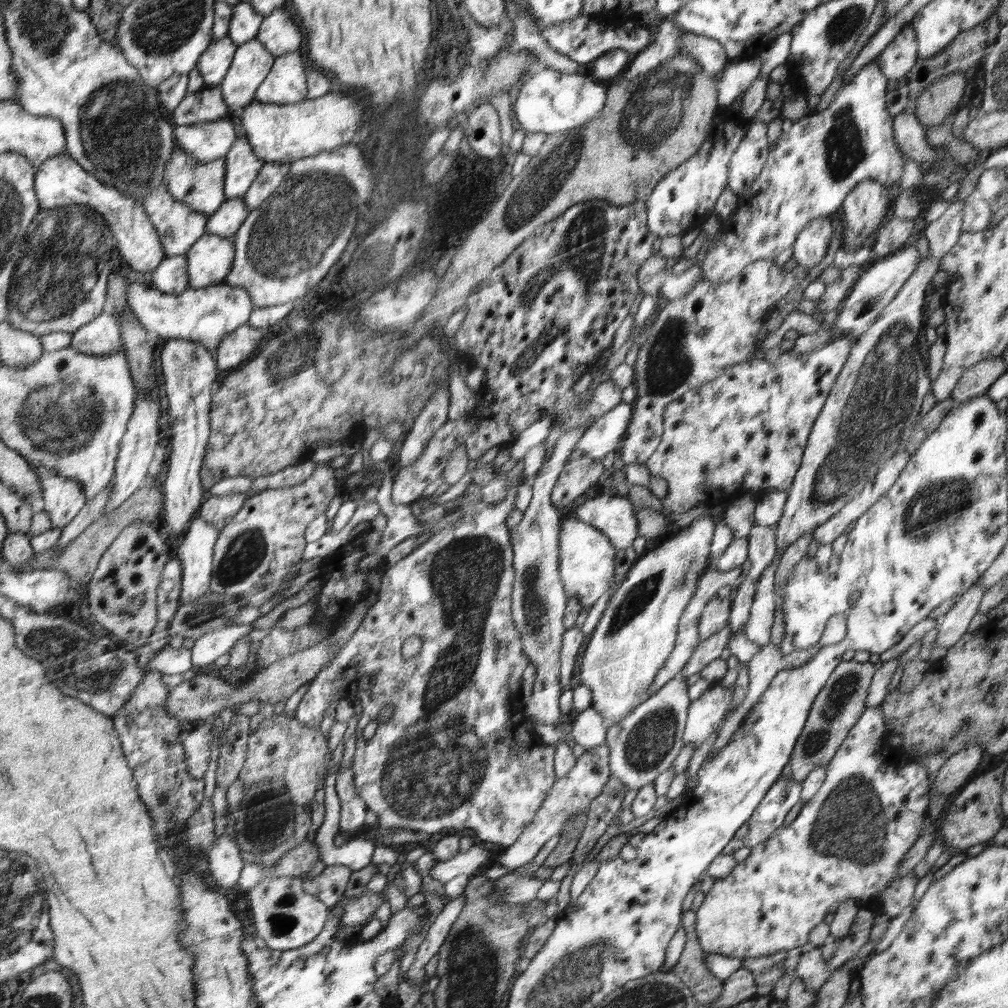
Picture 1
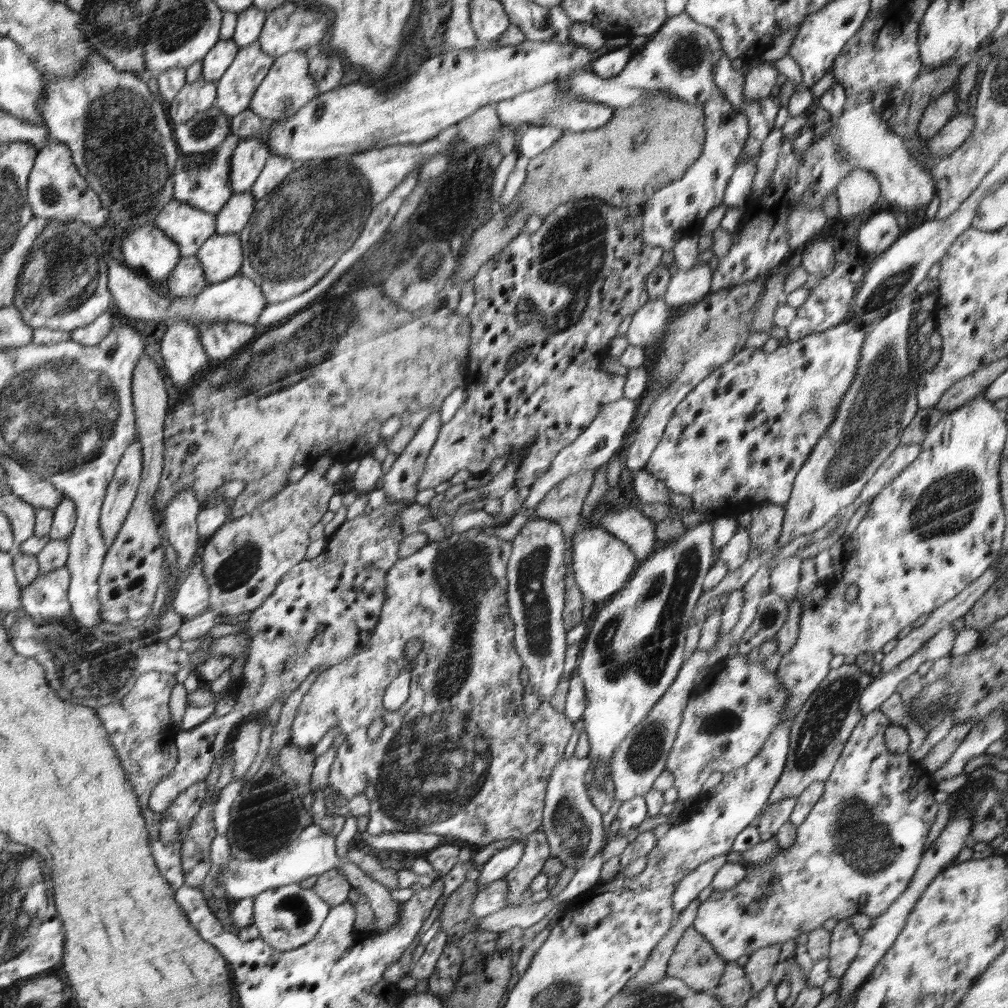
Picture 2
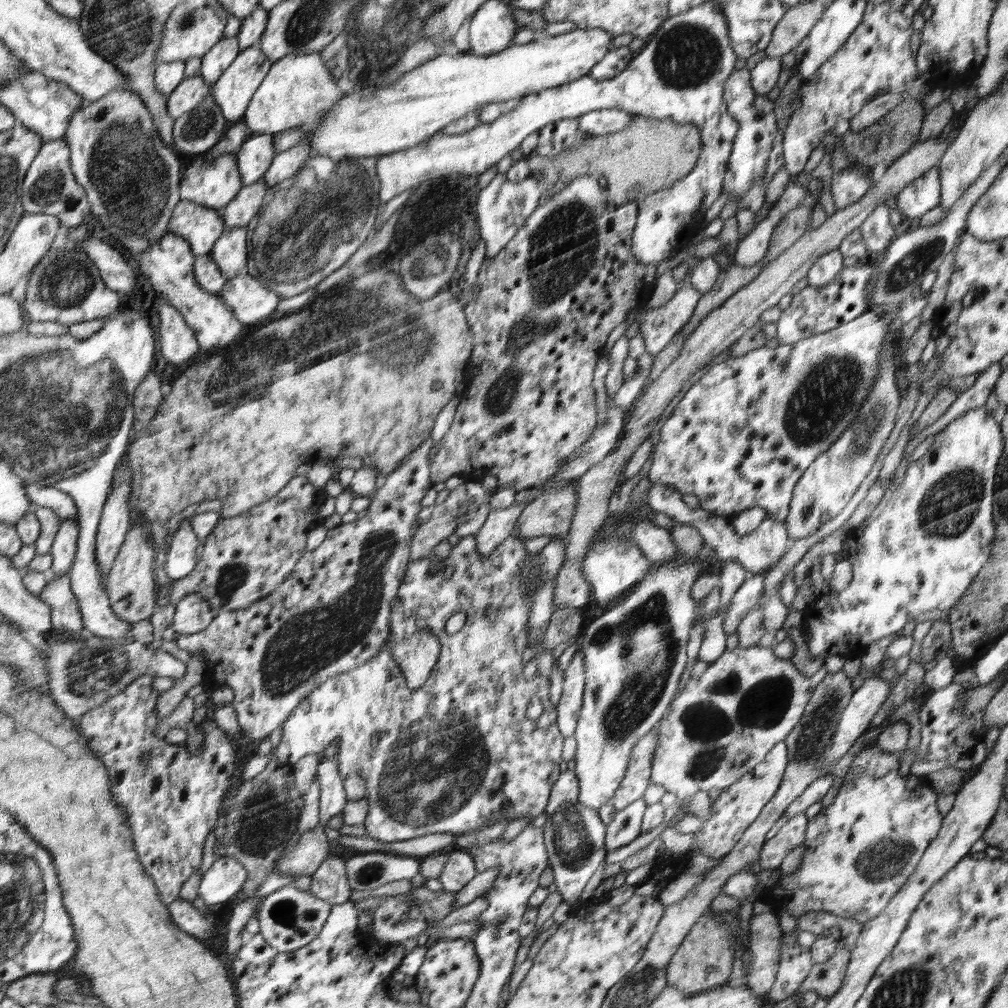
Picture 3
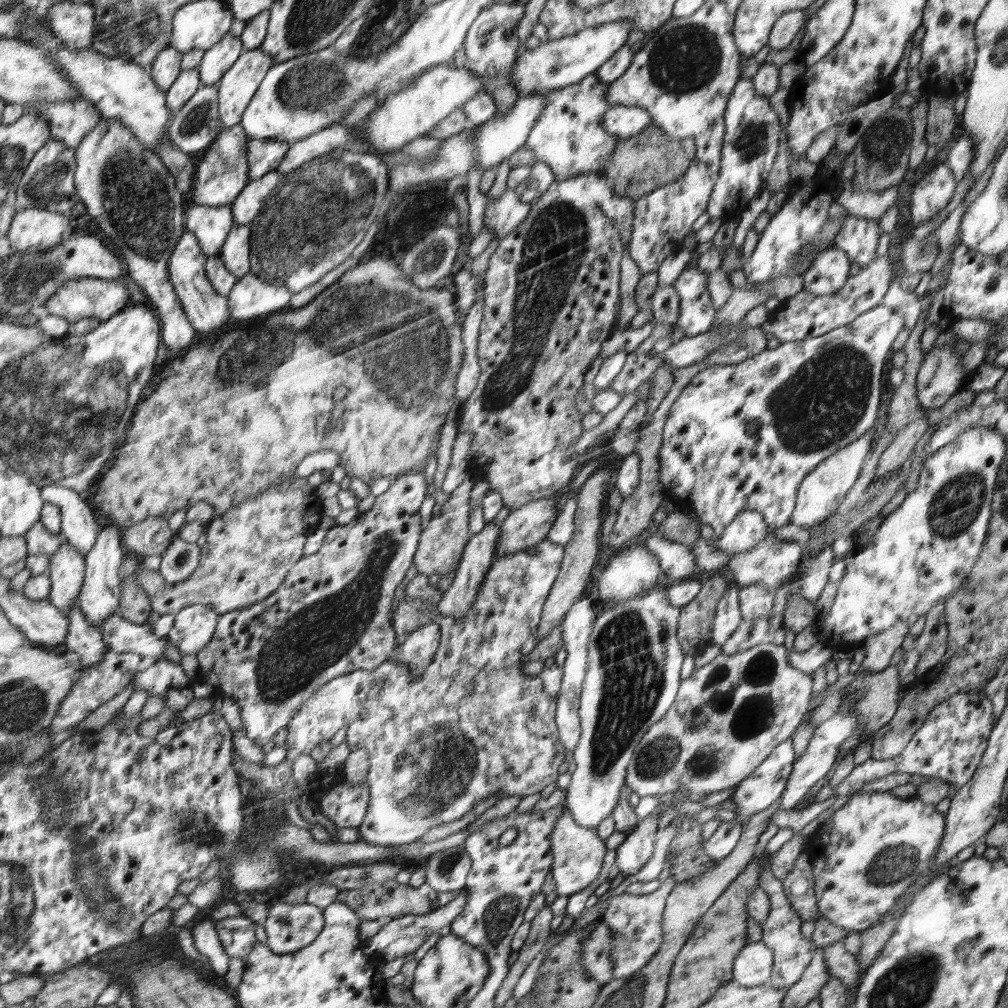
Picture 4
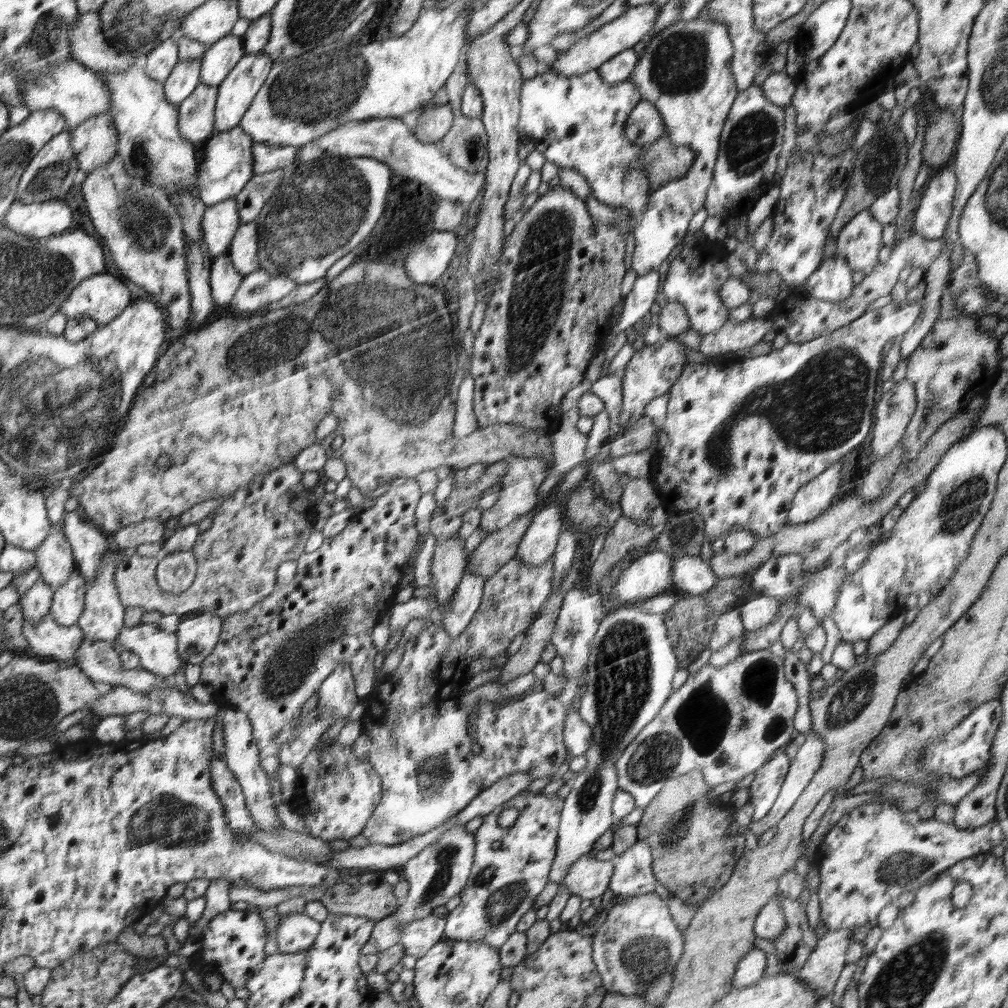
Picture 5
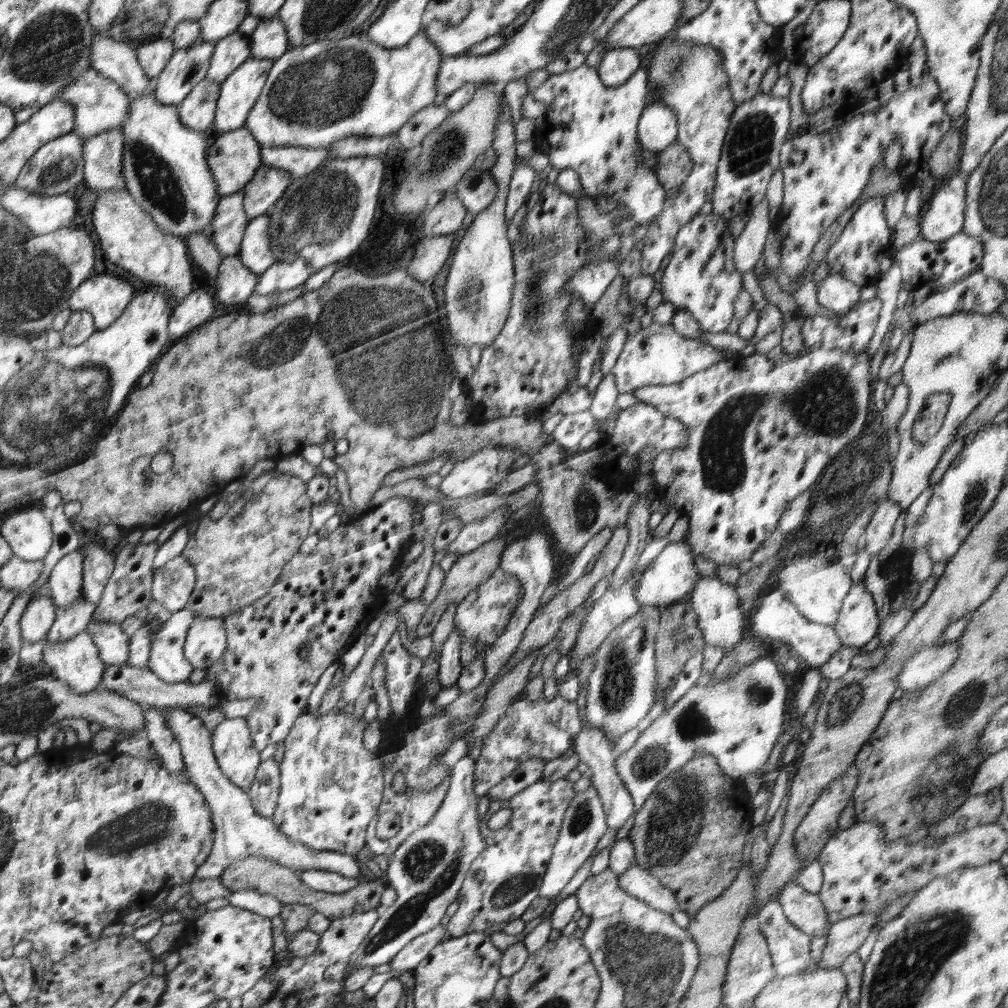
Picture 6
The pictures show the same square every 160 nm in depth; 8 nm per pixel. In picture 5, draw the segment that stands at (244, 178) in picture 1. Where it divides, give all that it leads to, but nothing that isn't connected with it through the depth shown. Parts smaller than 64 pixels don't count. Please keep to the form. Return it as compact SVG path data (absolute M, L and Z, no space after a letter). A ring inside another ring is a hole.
M254 143L254 174L270 173L274 170L289 171L299 157L299 147Z

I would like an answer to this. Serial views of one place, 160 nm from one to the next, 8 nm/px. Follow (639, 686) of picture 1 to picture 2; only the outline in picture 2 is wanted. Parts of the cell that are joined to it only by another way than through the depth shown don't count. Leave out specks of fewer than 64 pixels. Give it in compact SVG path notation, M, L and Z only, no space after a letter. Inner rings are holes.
M708 520L686 530L678 540L642 561L632 580L610 597L610 602L600 610L577 659L578 676L583 680L587 703L582 715L590 750L588 757L596 758L593 782L610 790L609 760L624 737L640 724L668 687L674 682L686 659L687 634L695 606L702 594L702 580L712 566L712 528Z

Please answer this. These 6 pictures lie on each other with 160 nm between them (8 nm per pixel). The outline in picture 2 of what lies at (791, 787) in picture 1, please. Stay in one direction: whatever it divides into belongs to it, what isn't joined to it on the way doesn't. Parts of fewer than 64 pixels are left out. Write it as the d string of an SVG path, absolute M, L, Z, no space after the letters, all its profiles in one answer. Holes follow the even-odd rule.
M794 796L783 798L774 804L767 801L765 808L757 817L757 828L760 835L760 842L768 840L775 836L775 834L782 828L782 825L789 820L791 812L796 806L796 799ZM729 853L703 862L680 880L672 893L674 914L680 914L694 899L698 899L698 894L704 888L711 885L714 875L727 863L726 856Z

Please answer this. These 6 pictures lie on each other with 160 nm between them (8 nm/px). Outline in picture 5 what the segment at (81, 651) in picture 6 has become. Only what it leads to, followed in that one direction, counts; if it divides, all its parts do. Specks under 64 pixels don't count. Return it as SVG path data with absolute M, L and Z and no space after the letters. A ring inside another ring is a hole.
M50 613L42 623L30 623L24 620L24 636L29 639L31 652L38 656L53 656L58 661L73 661L76 651L84 639L82 628L77 624L63 626L58 618Z

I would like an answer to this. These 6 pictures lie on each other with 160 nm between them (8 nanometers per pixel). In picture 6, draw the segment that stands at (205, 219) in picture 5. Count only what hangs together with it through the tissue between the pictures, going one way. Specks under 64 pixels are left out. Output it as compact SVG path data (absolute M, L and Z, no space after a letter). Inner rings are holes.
M242 192L222 196L211 222L213 241L224 257L238 255L242 248L243 236L250 224L243 206Z

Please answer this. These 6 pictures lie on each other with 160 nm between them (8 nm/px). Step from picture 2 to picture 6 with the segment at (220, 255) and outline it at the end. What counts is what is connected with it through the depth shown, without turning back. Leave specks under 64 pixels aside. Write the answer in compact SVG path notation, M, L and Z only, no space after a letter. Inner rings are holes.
M264 214L250 220L243 236L240 260L253 273L262 274L271 268L277 260L271 249L271 218Z

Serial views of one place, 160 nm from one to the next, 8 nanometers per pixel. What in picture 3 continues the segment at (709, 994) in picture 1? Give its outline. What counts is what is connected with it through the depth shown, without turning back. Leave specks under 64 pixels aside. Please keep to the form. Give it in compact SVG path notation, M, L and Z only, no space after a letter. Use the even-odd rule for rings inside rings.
M702 916L700 926L688 933L688 942L680 947L680 954L672 958L667 969L667 986L676 987L684 995L694 996L727 985L734 962L732 930L718 919Z

